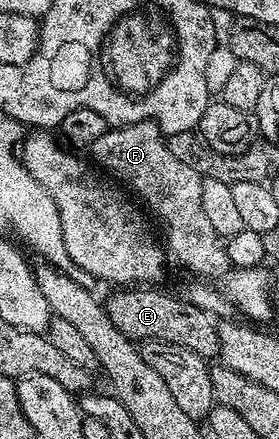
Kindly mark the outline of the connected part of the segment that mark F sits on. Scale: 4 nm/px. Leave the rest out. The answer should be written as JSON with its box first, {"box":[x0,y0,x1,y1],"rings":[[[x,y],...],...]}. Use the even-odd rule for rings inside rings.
{"box":[88,121,231,279],"rings":[[[155,121],[107,128],[96,143],[88,146],[88,153],[94,156],[100,168],[111,173],[111,178],[119,177],[114,179],[131,194],[139,193],[143,201],[141,204],[162,220],[166,228],[164,245],[173,260],[175,257],[188,272],[199,273],[202,279],[221,278],[231,268],[223,238],[218,236],[216,227],[212,227],[208,215],[204,215],[203,174],[188,167],[188,163],[180,163],[180,159],[172,155],[167,138]]]}

